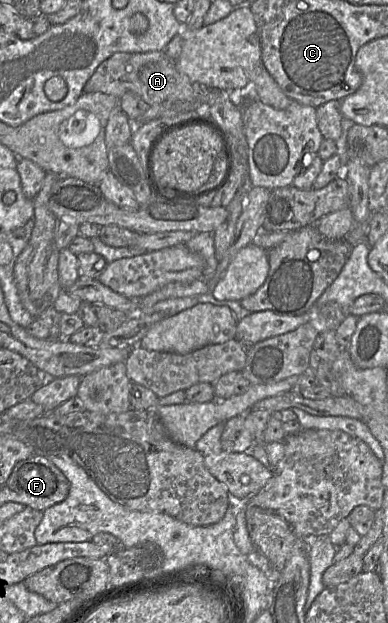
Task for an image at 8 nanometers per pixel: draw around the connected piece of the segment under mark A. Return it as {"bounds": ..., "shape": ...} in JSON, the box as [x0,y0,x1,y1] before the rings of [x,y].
{"bounds":[83,51,197,106],"shape":[[[165,51],[117,52],[97,67],[85,84],[83,92],[101,92],[119,99],[127,92],[134,92],[152,106],[168,101],[196,101],[197,86],[178,70],[175,60]]]}

